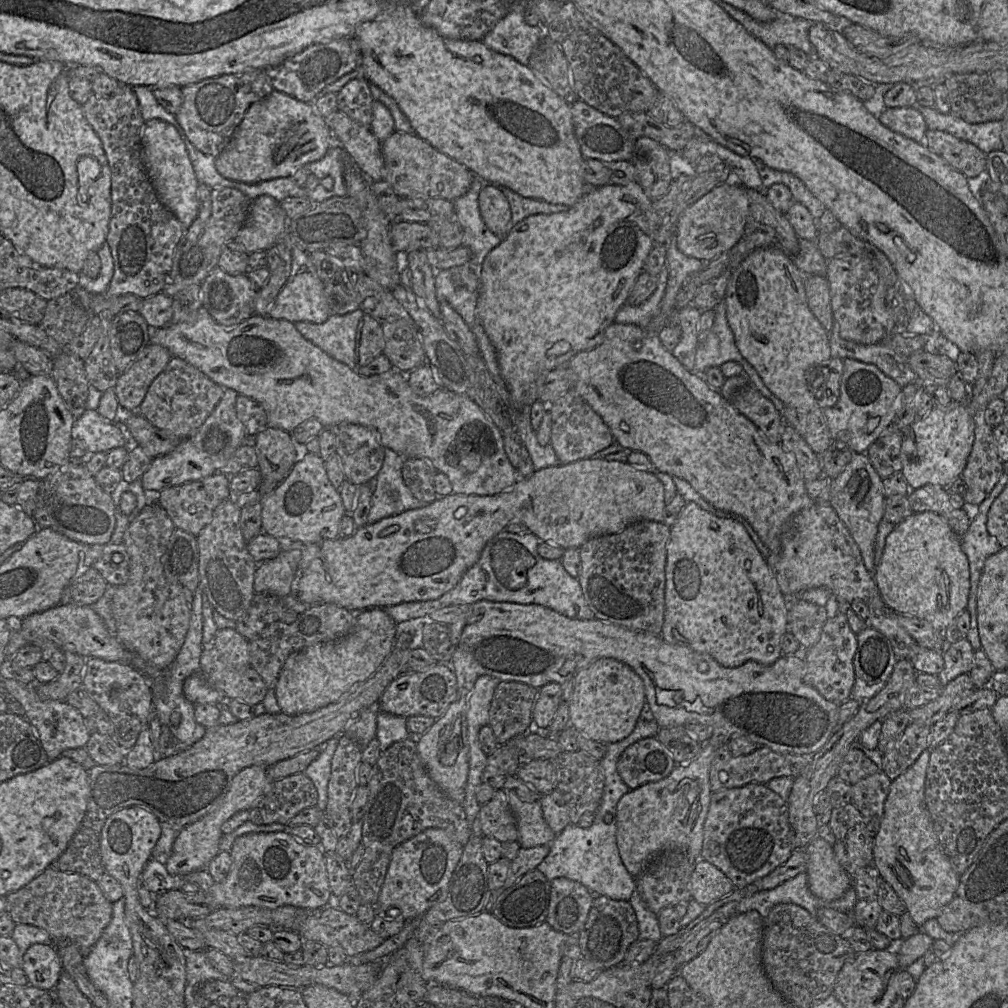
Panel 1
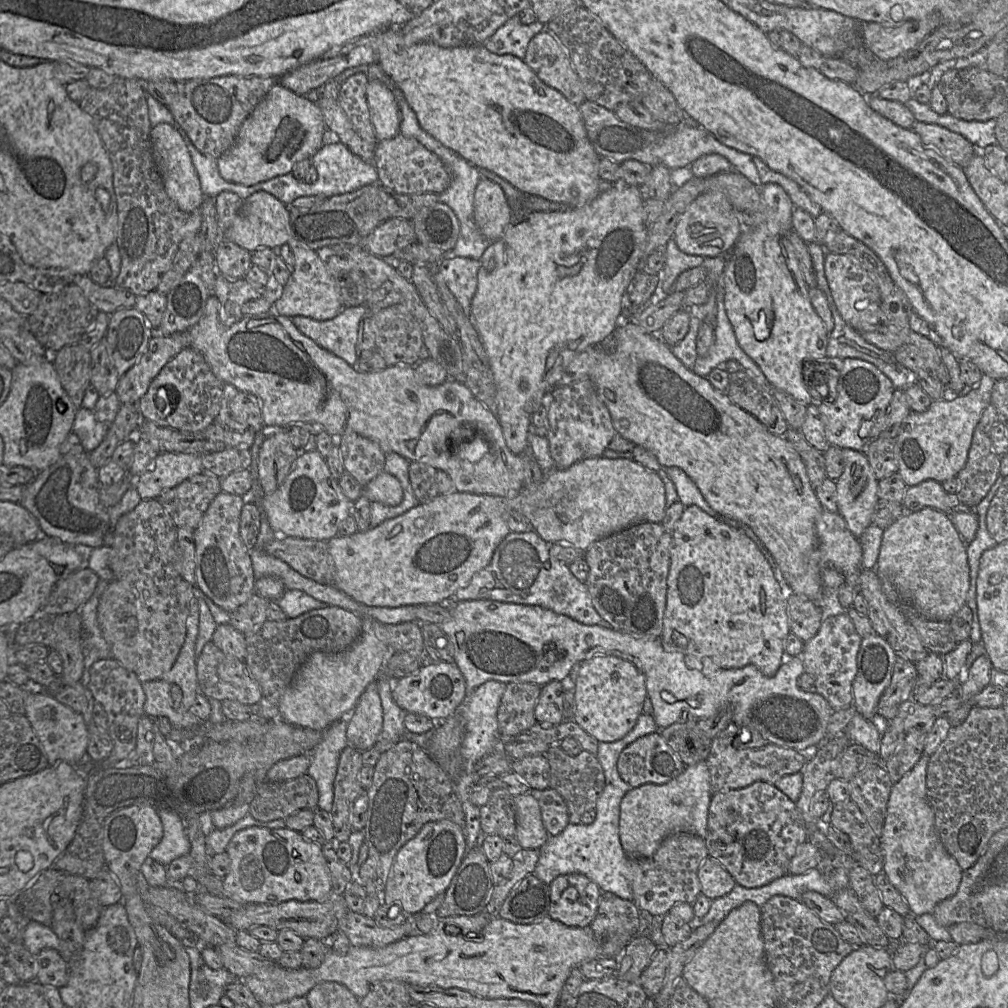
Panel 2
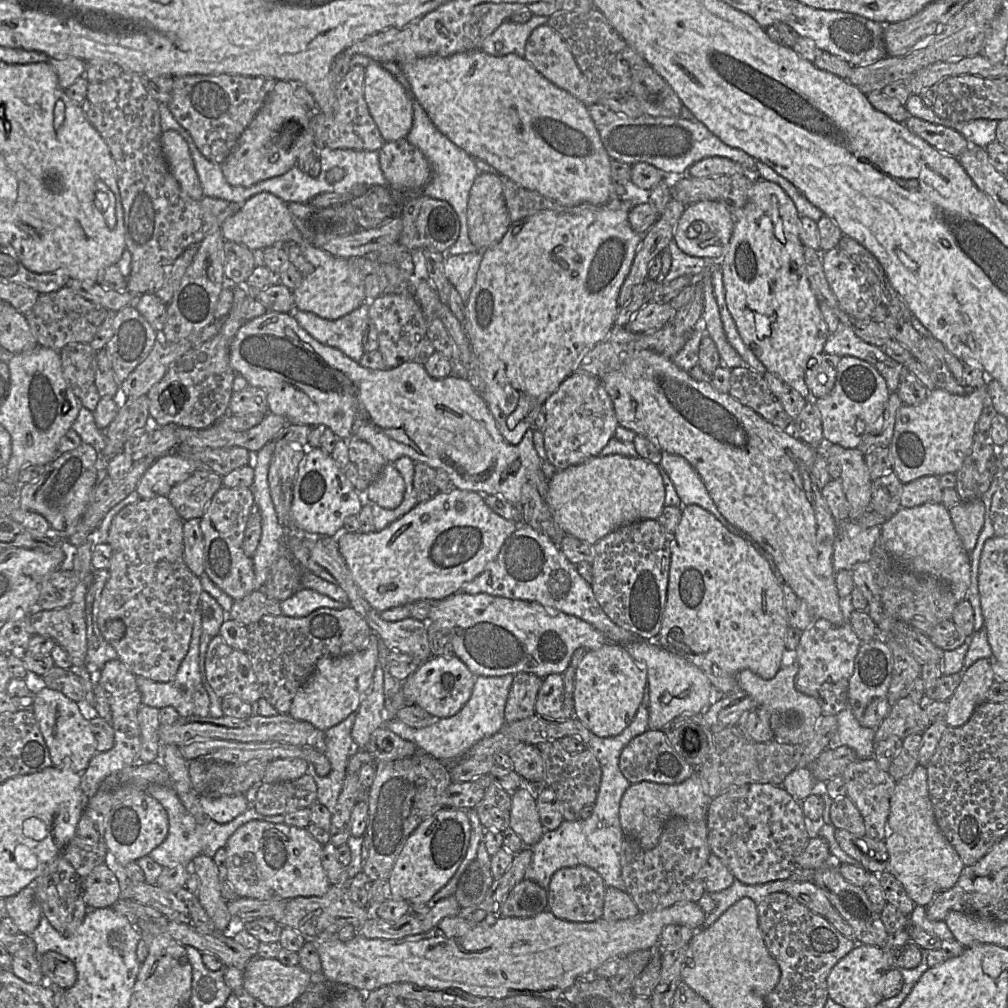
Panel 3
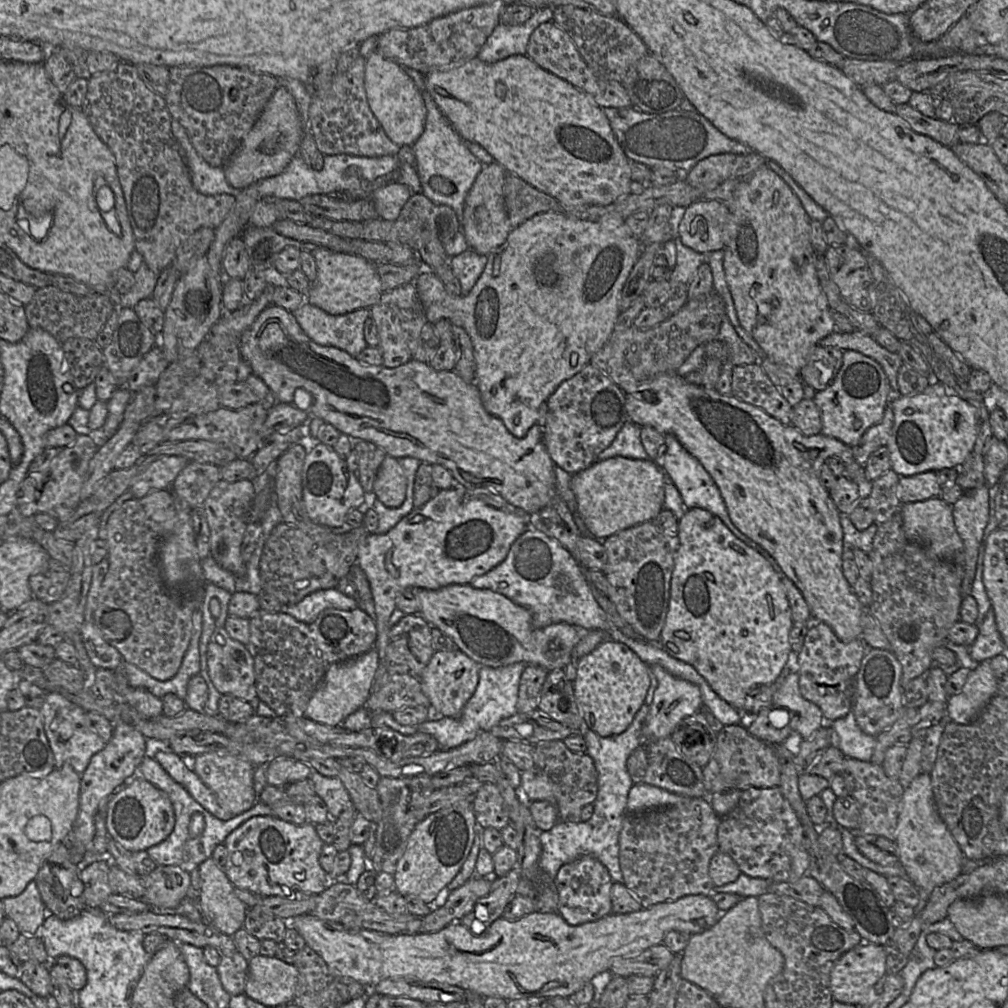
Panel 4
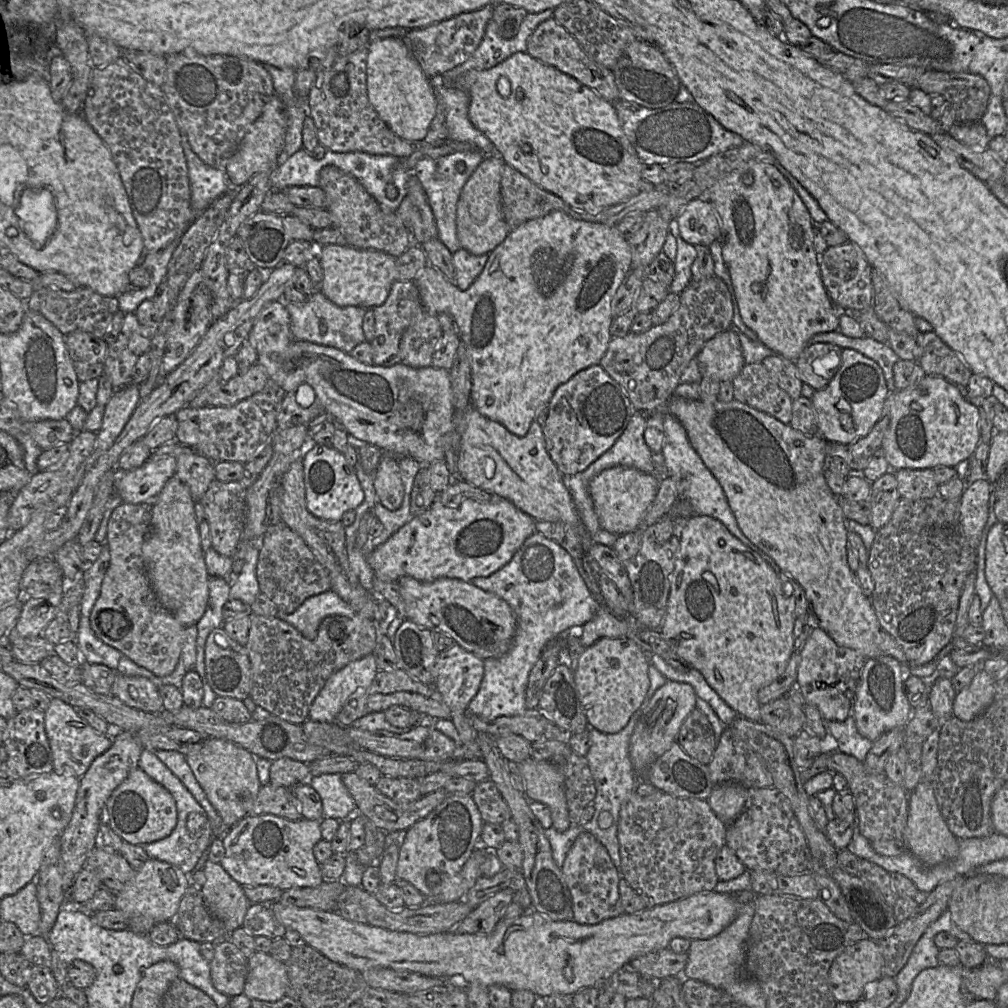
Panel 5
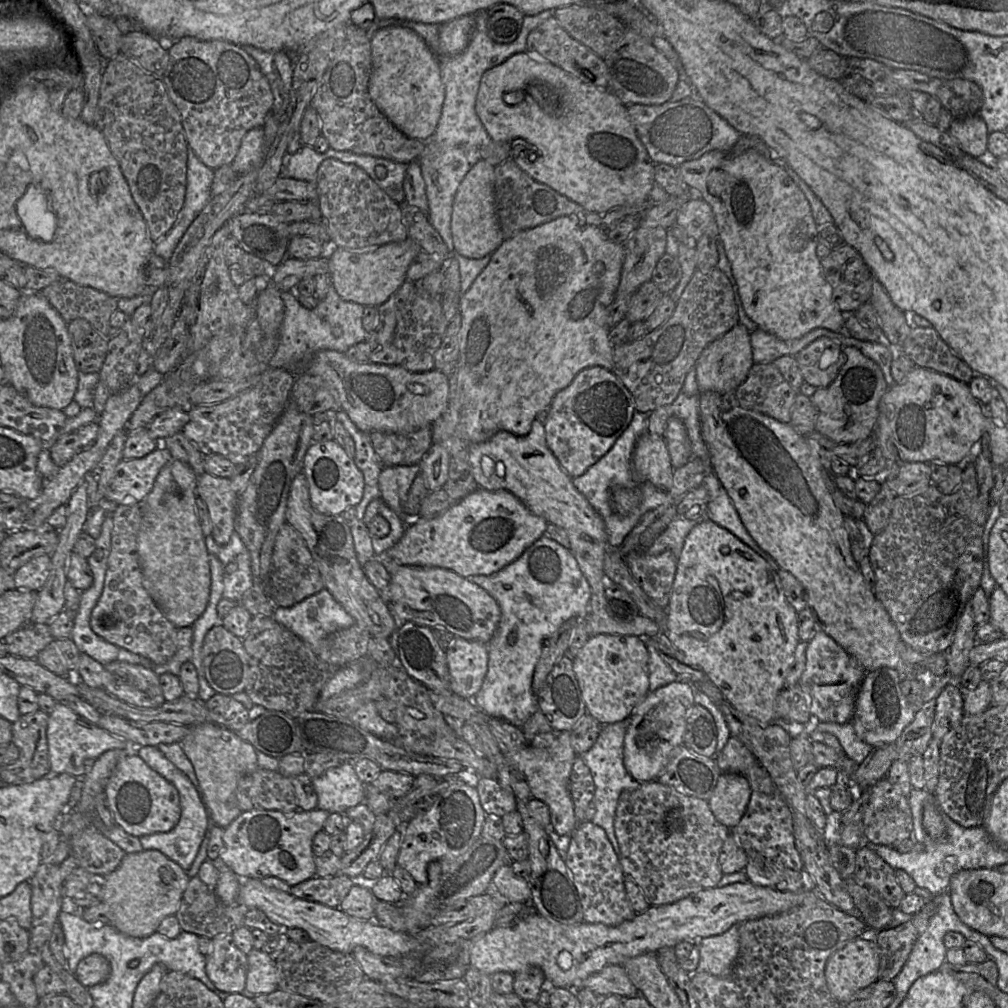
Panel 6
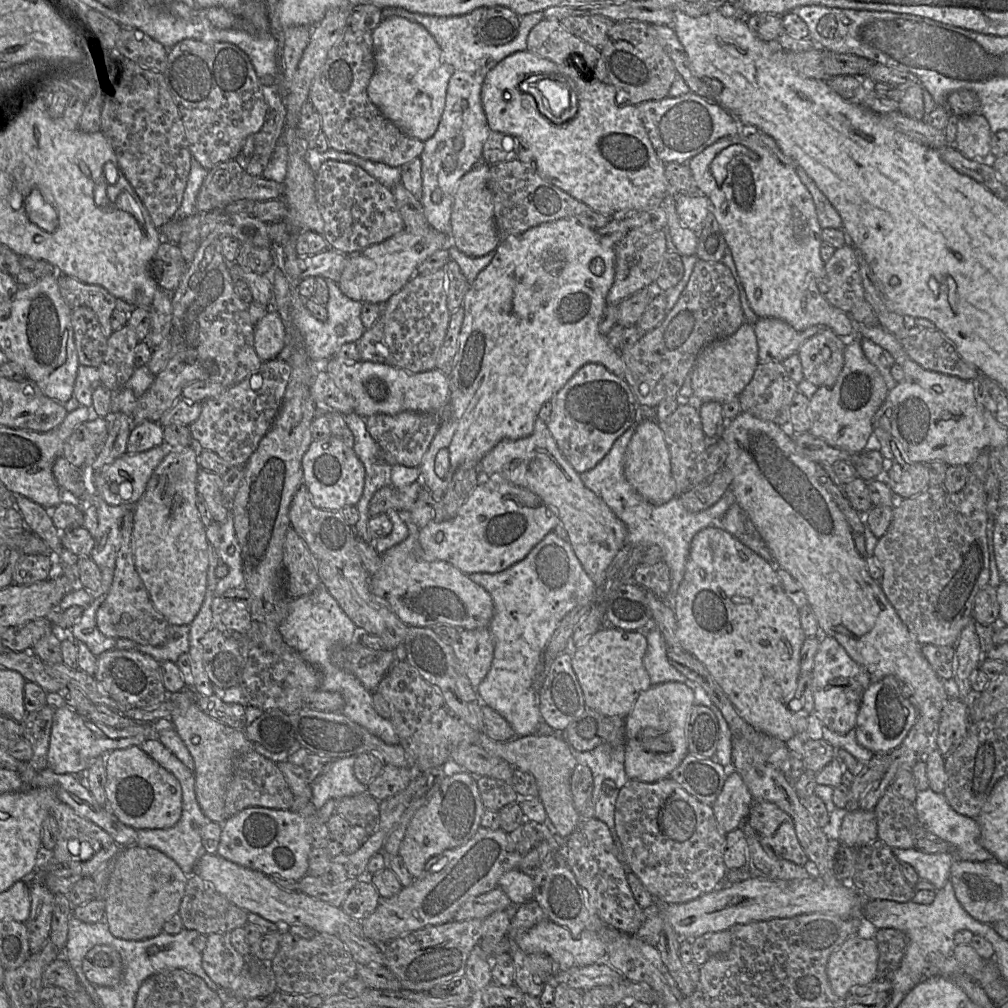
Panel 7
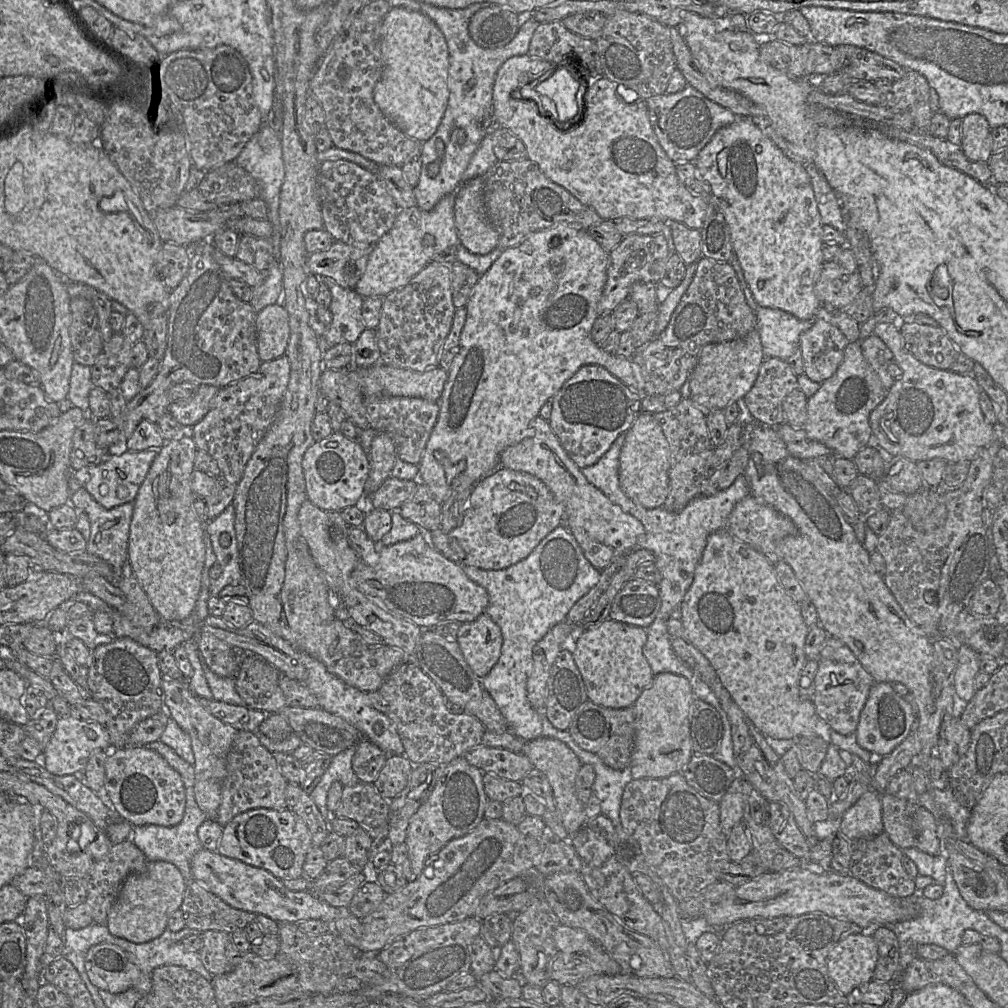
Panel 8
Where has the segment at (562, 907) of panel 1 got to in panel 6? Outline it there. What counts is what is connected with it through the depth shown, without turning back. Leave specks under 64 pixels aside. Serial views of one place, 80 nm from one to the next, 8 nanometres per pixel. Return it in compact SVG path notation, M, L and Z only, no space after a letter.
M591 821L578 822L564 862L579 895L583 922L616 926L635 917L636 912L632 909L625 891L625 874L620 857L616 855L603 828Z

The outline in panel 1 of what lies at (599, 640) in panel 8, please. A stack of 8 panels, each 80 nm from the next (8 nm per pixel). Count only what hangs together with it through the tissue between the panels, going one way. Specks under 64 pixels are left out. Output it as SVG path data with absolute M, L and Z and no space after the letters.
M601 658L581 669L574 677L569 703L570 726L593 741L606 745L617 743L633 732L645 703L641 677L618 660Z

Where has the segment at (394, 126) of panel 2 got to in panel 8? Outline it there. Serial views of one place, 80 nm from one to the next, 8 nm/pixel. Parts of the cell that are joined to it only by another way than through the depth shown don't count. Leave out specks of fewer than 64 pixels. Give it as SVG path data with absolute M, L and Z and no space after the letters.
M402 7L391 8L381 24L382 74L373 90L374 102L389 122L423 143L436 132L448 105L445 37L428 16Z

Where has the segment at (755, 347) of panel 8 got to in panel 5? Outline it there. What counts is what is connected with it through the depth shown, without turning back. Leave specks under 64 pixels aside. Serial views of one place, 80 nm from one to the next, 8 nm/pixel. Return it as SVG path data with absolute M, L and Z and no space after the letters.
M732 329L708 340L697 354L702 377L718 381L733 381L745 365L741 343Z

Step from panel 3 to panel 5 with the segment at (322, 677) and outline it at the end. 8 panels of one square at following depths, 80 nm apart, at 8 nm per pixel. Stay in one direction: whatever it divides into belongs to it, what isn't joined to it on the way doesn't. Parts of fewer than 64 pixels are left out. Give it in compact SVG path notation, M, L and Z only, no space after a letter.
M374 654L350 662L332 674L310 706L308 717L316 722L332 723L358 690L367 688L378 671Z

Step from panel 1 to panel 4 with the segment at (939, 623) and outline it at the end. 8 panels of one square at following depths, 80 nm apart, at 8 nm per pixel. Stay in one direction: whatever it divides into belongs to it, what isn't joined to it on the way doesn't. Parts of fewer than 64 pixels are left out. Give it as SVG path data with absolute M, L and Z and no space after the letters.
M933 497L921 502L901 504L899 511L905 536L910 542L921 545L929 558L950 562L964 570L965 550L955 527L952 507L941 497Z

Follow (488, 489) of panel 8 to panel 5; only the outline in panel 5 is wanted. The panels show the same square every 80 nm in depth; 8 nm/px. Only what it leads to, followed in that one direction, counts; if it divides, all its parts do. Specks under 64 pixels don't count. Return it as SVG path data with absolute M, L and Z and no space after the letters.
M494 496L489 502L467 499L457 507L444 506L439 500L435 500L426 511L419 515L412 516L410 520L390 536L385 543L371 550L367 554L367 562L372 568L374 576L382 581L398 581L401 577L410 576L422 582L433 582L439 578L454 578L470 582L475 577L488 577L507 564L524 541L536 532L535 526L536 521L532 517L518 509L511 501L498 496Z

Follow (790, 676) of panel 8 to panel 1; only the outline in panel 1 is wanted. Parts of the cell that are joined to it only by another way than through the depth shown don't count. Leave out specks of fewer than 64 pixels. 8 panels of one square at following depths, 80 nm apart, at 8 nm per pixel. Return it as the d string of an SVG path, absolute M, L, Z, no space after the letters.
M687 502L670 527L666 550L663 640L707 653L726 668L747 661L771 665L782 656L782 637L789 629L790 599L781 592L767 559L738 519L721 518Z

